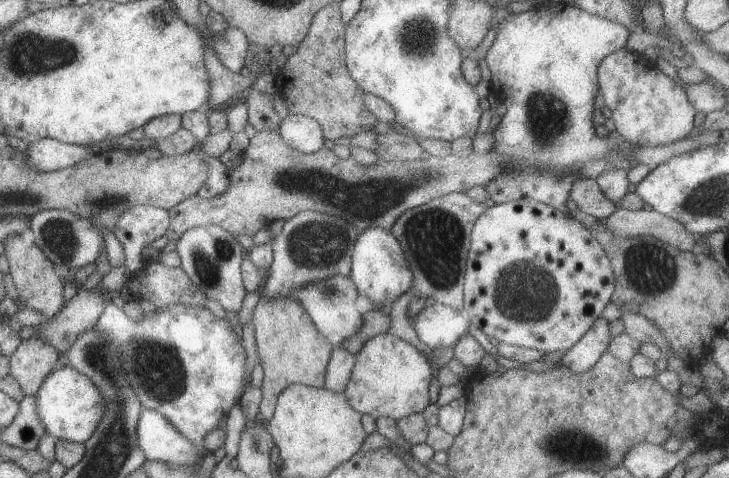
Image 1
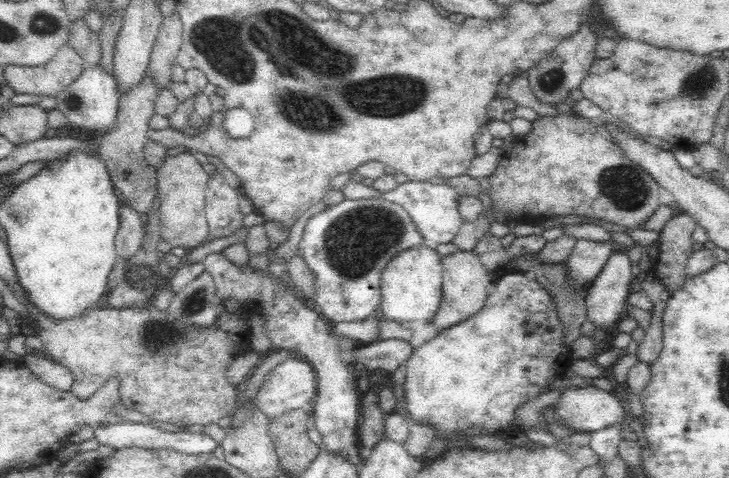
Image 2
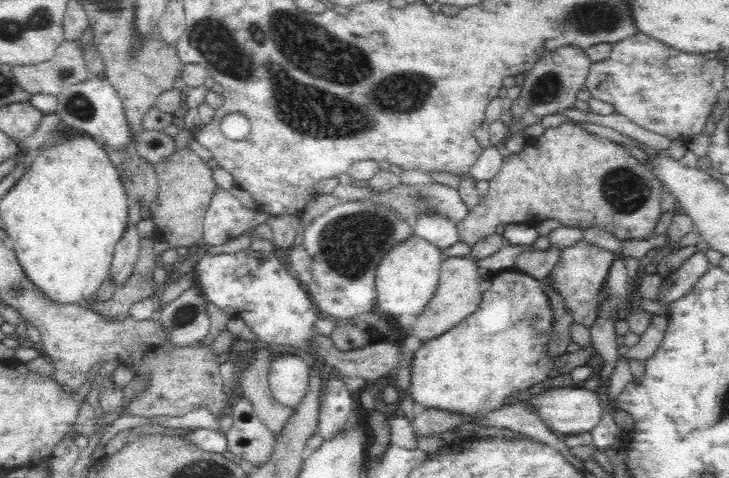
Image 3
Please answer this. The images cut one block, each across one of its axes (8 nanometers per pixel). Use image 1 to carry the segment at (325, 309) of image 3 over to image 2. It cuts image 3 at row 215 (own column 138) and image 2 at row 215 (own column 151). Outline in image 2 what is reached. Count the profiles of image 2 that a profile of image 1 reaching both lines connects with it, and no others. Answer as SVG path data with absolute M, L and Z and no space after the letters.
M346 198L340 204L328 206L324 212L312 216L300 240L300 256L308 264L308 268L316 276L316 310L322 318L330 318L334 322L354 322L380 316L382 304L382 272L384 268L402 252L410 248L424 246L424 236L416 228L412 216L404 210L404 206L388 200L388 198Z

